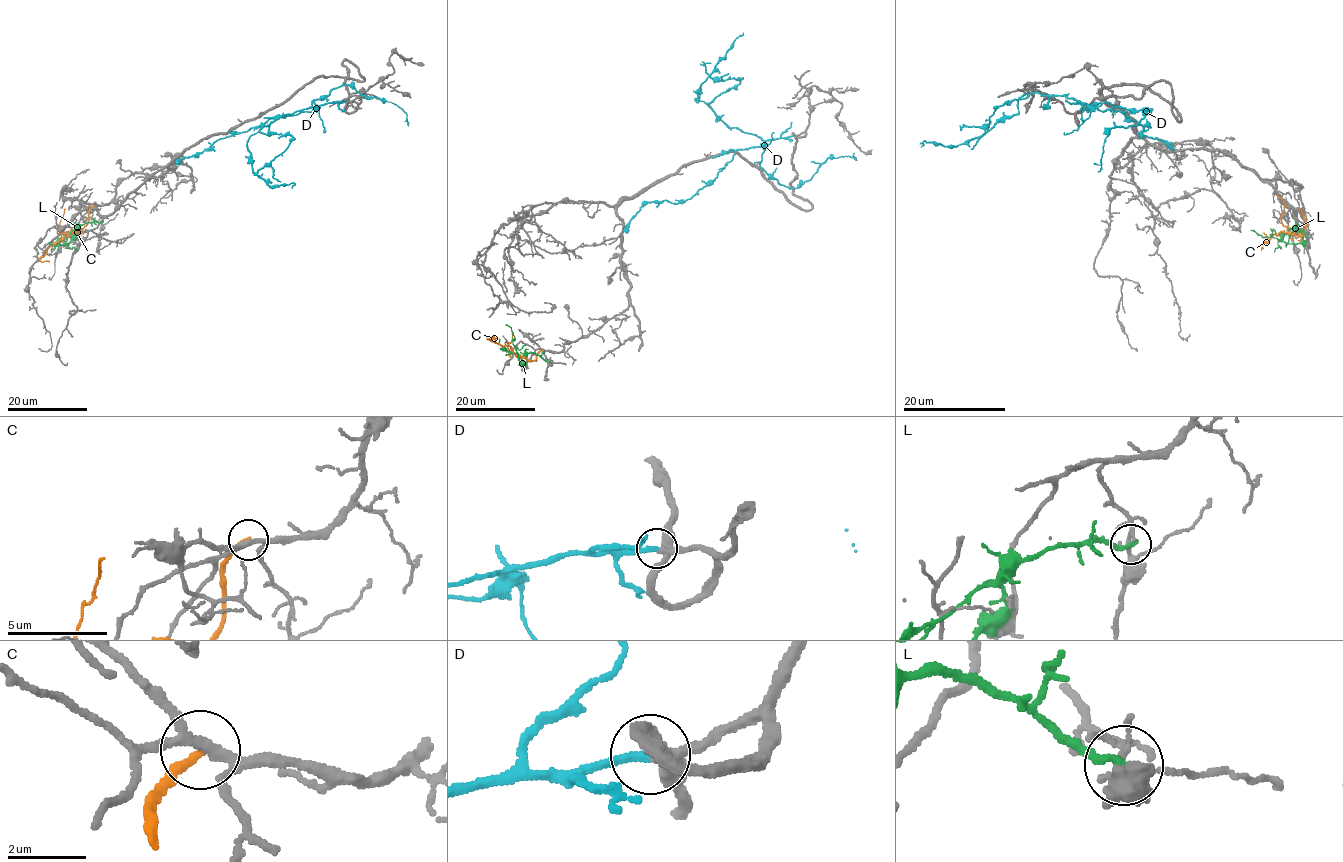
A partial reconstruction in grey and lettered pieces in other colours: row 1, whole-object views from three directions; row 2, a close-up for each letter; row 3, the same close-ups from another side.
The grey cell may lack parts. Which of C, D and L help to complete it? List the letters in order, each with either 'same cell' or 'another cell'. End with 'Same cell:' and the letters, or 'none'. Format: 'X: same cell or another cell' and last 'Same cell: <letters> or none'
C: another cell
D: same cell
L: another cell
Same cell: D

